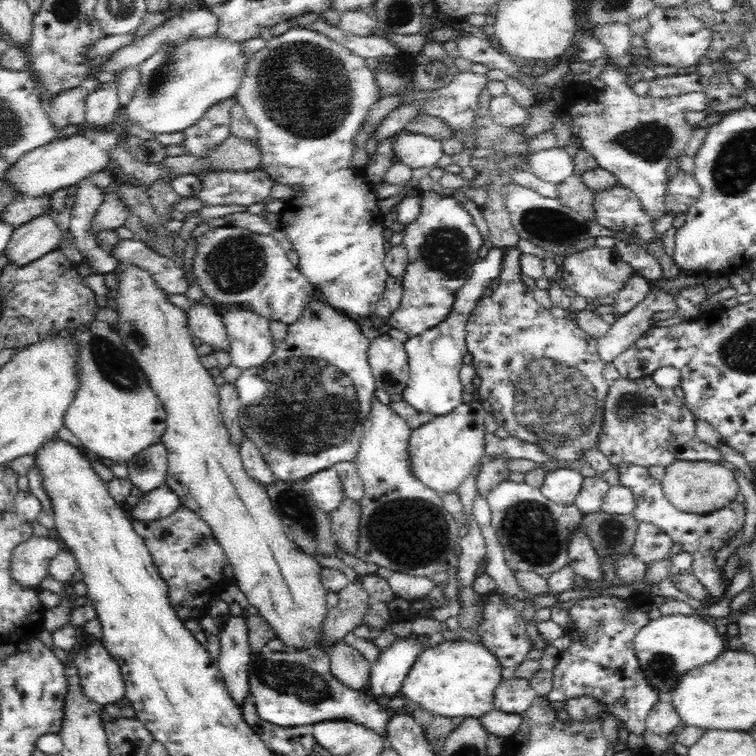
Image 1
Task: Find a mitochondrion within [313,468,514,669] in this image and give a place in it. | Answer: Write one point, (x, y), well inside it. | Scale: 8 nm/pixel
(415, 532)

